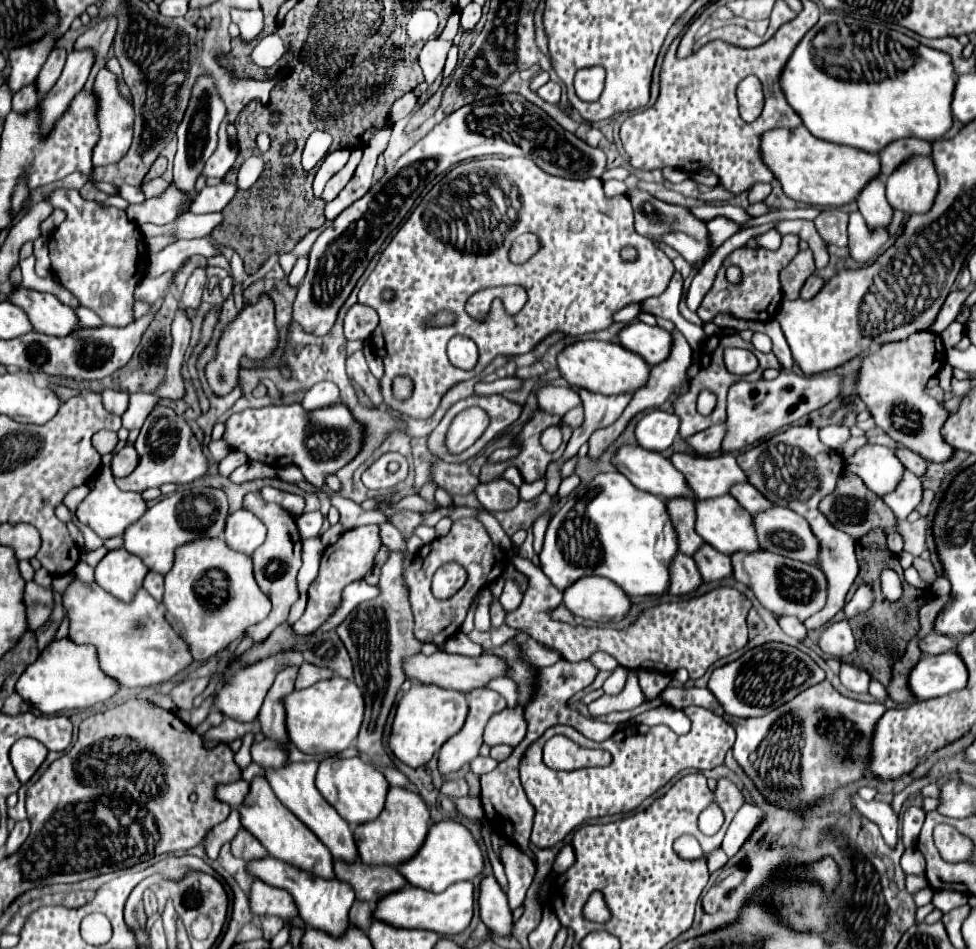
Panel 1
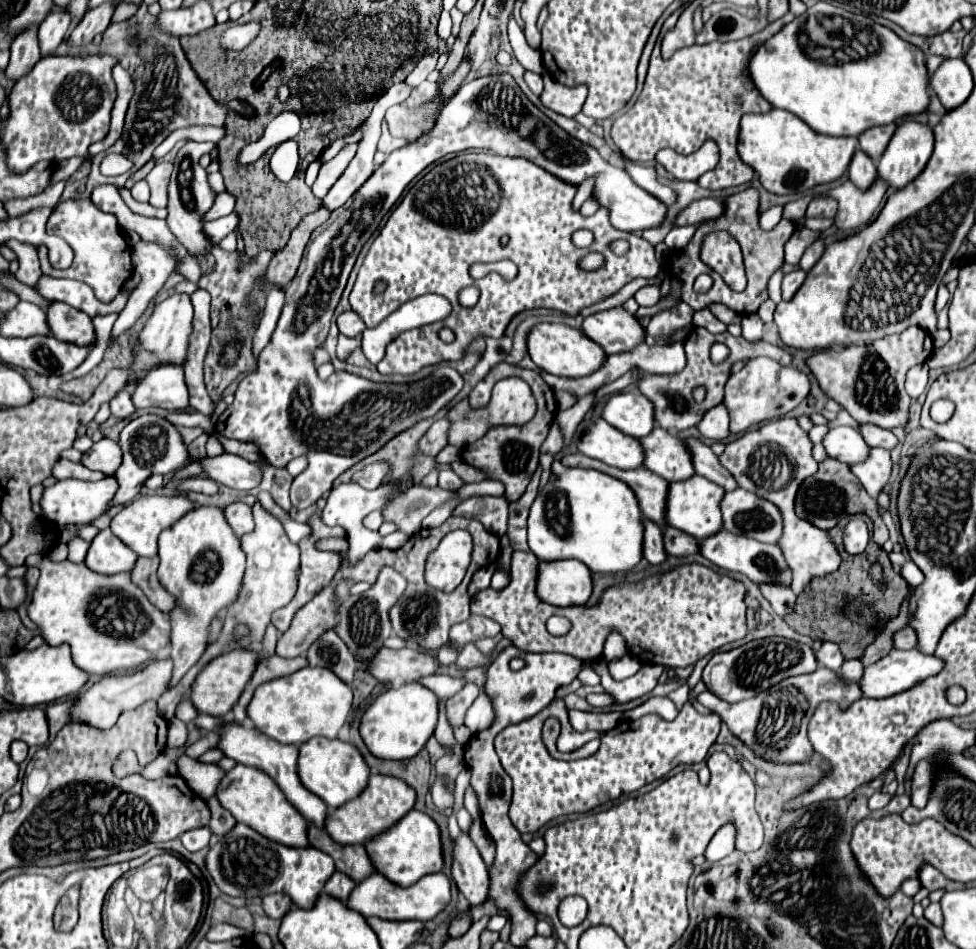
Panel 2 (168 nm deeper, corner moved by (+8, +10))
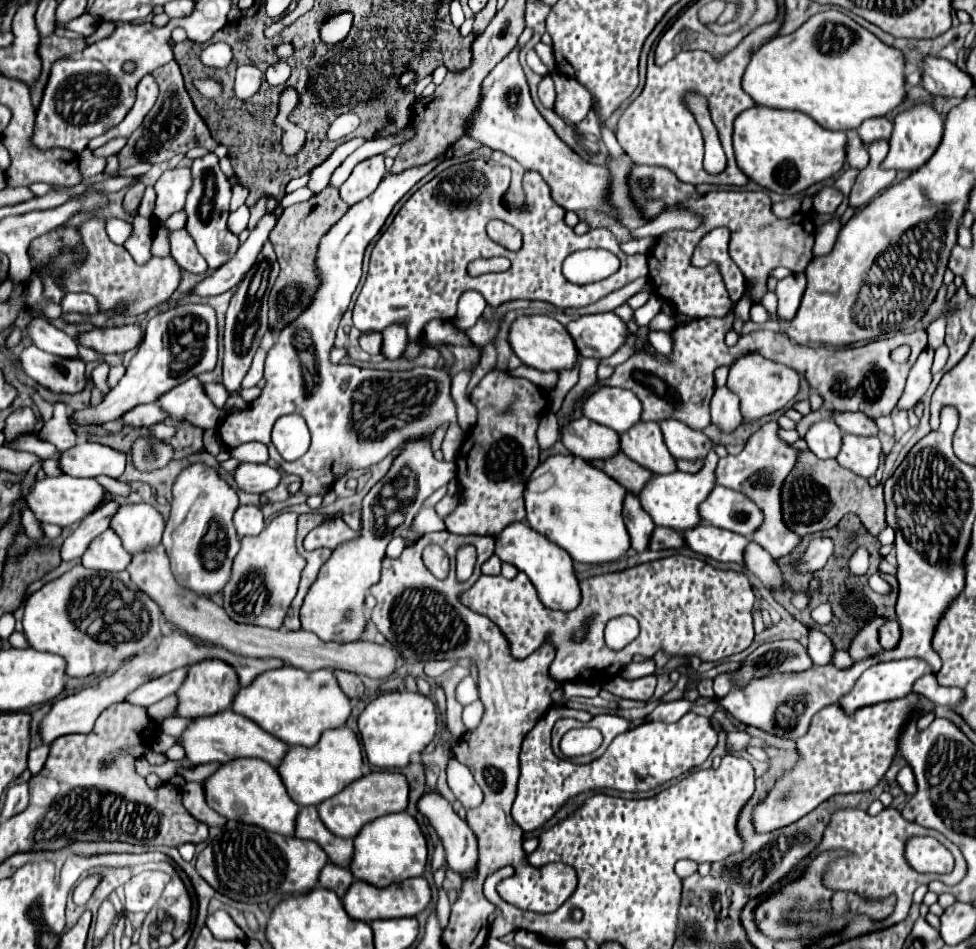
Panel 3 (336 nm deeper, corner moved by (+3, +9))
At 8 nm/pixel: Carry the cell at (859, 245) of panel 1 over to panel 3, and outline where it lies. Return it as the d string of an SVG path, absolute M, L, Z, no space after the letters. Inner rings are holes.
M878 140L870 144L870 162L864 170L860 170L856 184L852 186L850 206L860 208L868 204L872 198L876 198L882 190L886 190L892 184L896 172L882 168L886 154L888 154L888 140Z

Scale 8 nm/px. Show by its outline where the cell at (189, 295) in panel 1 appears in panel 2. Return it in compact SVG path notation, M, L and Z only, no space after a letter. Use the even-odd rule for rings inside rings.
M175 293L167 297L163 303L155 305L155 311L151 319L147 321L145 329L139 335L139 345L135 347L135 375L141 377L157 363L183 363L187 353L187 337L191 333L191 321L193 321L193 303L187 293Z

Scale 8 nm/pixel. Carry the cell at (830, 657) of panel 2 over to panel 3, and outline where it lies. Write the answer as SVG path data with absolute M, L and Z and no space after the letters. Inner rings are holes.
M816 628L808 630L808 646L806 646L806 650L808 650L808 656L812 658L812 662L814 662L816 666L820 666L820 664L830 664L830 662L832 662L834 646L832 646L832 642L828 640L828 636L822 634L822 632L816 630Z

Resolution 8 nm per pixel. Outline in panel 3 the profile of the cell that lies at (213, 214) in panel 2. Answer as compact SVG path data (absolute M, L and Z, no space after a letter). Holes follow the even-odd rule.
M236 184L234 188L232 188L232 202L230 202L230 210L236 210L236 208L240 208L244 202L246 202L246 196L248 196L248 190L242 186L242 184Z

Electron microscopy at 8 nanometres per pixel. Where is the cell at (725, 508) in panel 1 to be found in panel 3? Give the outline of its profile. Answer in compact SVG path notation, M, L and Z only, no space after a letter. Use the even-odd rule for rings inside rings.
M712 450L706 458L704 468L698 474L684 474L684 472L670 472L670 474L664 474L664 476L654 474L652 480L648 480L648 484L644 484L638 498L640 498L642 508L652 516L656 526L666 526L666 528L674 528L674 530L684 532L684 530L700 524L698 504L714 488L716 462L718 462L718 456L714 456L714 450Z

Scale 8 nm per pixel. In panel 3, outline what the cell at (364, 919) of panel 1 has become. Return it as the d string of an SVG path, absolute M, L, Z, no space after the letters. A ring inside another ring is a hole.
M328 862L324 866L324 870L320 870L320 886L322 888L328 888L328 890L334 890L340 898L346 894L348 886L352 884L352 872L350 870L344 870L332 862Z

